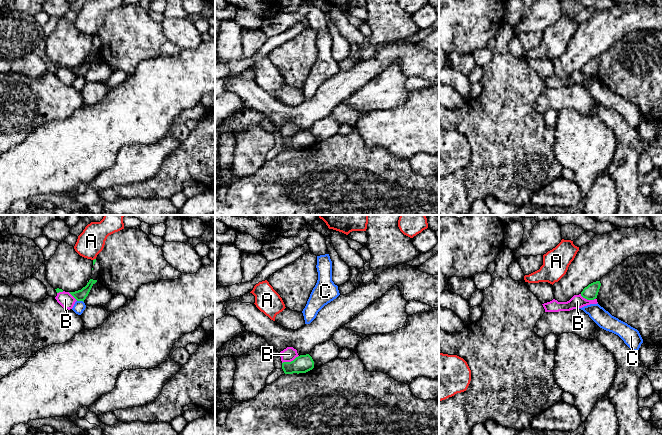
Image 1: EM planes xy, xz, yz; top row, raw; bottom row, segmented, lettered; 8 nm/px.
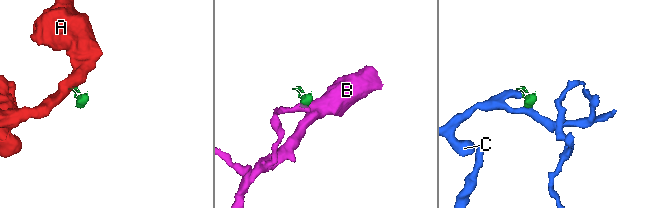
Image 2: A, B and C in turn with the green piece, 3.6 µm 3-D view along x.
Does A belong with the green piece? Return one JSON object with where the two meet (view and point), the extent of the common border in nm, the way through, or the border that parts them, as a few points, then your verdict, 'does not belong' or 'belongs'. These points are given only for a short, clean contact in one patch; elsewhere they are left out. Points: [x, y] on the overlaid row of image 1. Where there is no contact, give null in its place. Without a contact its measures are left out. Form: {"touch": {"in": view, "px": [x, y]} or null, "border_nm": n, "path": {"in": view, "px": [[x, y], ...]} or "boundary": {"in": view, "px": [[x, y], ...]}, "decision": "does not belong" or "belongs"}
{"touch": {"in": "xy", "px": [94, 259]}, "border_nm": 30, "boundary": {"in": "xy", "px": [[95, 258], [93, 260]]}, "decision": "does not belong"}

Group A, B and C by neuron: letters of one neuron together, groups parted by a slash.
A / B / C

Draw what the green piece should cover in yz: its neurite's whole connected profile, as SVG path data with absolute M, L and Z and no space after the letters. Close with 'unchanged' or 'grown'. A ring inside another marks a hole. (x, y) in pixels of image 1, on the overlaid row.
M600 281L593 282L583 289L581 296L587 300L594 300L597 298L601 283Z; unchanged

